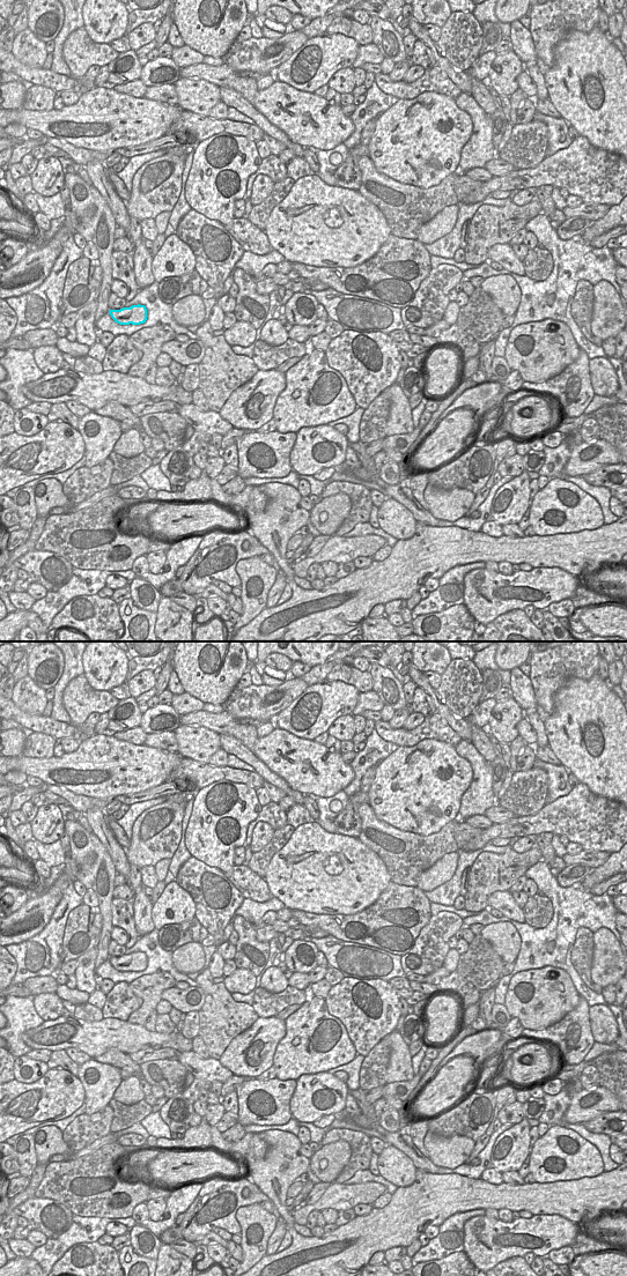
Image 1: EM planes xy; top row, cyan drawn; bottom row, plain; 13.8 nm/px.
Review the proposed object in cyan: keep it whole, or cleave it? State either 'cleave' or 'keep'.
keep

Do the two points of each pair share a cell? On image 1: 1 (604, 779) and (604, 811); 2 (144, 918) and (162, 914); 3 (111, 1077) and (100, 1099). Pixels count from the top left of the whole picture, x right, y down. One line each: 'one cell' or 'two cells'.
1: two cells
2: two cells
3: one cell

